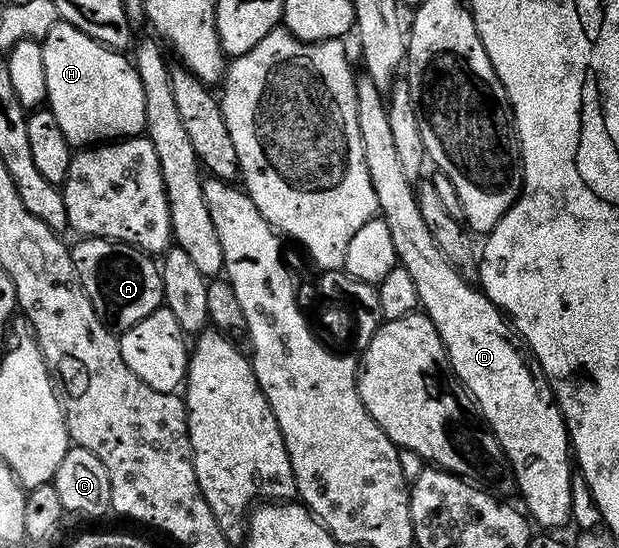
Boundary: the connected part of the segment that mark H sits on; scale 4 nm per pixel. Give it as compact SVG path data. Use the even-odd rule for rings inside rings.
M59 21L46 38L41 40L44 53L44 77L46 78L46 103L48 110L60 121L64 137L71 148L85 149L103 141L117 141L127 137L138 137L145 132L144 89L133 62L123 52L113 51L80 33L72 25Z

